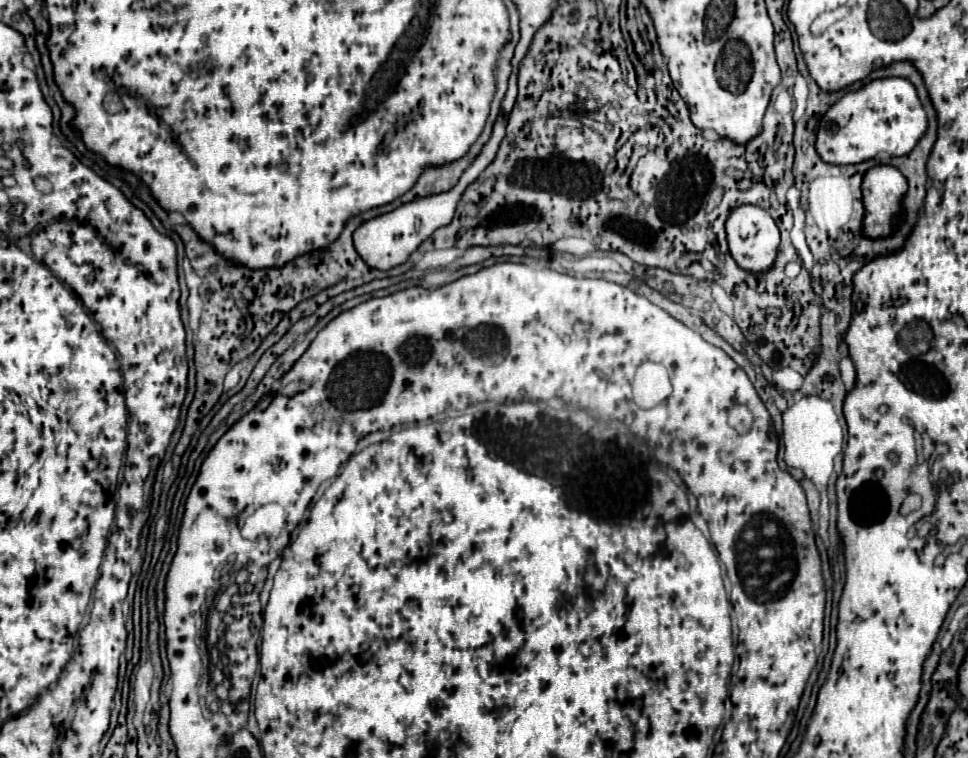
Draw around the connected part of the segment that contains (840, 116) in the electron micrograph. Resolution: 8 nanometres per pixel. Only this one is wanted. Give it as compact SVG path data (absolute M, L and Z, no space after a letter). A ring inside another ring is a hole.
M882 78L866 84L864 88L856 92L848 92L842 100L838 100L822 118L818 128L818 154L824 162L830 164L856 164L870 158L876 158L878 154L886 152L888 156L904 156L908 154L920 136L926 132L926 112L916 96L916 88L904 80L904 78Z

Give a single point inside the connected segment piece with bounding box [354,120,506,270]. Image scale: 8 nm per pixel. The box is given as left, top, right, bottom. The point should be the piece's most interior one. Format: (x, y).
(386, 241)

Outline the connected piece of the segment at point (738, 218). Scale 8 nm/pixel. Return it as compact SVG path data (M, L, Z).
M738 206L730 212L726 222L726 234L728 234L728 246L730 254L736 260L736 264L748 272L764 272L770 270L776 262L778 244L780 244L780 230L774 222L774 218L760 206Z

